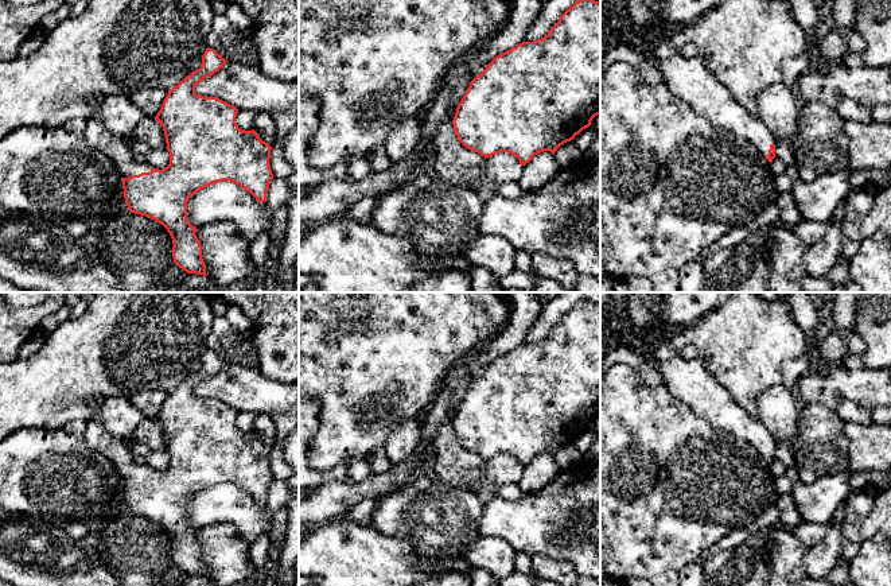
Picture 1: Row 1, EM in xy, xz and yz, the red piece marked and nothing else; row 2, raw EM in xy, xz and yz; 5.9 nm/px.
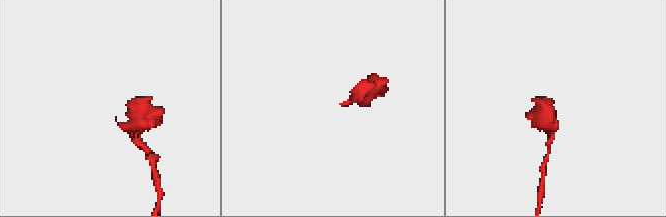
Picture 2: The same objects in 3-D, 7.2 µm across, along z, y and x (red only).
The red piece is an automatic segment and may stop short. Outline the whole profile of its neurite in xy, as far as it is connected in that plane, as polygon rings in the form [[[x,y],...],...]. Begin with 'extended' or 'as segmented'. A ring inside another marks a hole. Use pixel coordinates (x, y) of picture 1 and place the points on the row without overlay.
extended | [[[207,349],[202,360],[201,369],[168,392],[168,396],[155,419],[155,422],[163,428],[167,445],[166,450],[170,454],[170,466],[166,470],[159,471],[151,469],[148,465],[137,465],[129,451],[128,442],[112,435],[96,418],[87,420],[83,435],[86,445],[92,450],[105,455],[114,466],[114,470],[122,482],[124,500],[129,513],[145,517],[162,525],[172,540],[174,564],[187,575],[198,575],[203,578],[207,577],[206,567],[202,560],[201,543],[195,536],[197,529],[192,528],[187,521],[188,500],[213,485],[230,482],[249,493],[258,504],[266,504],[269,485],[273,481],[269,466],[272,449],[262,443],[254,431],[242,432],[238,430],[236,424],[238,411],[217,399],[203,399],[195,395],[195,388],[205,380],[219,373],[226,364],[227,362],[222,360],[214,350]]]

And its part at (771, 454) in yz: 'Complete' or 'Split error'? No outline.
Split error

